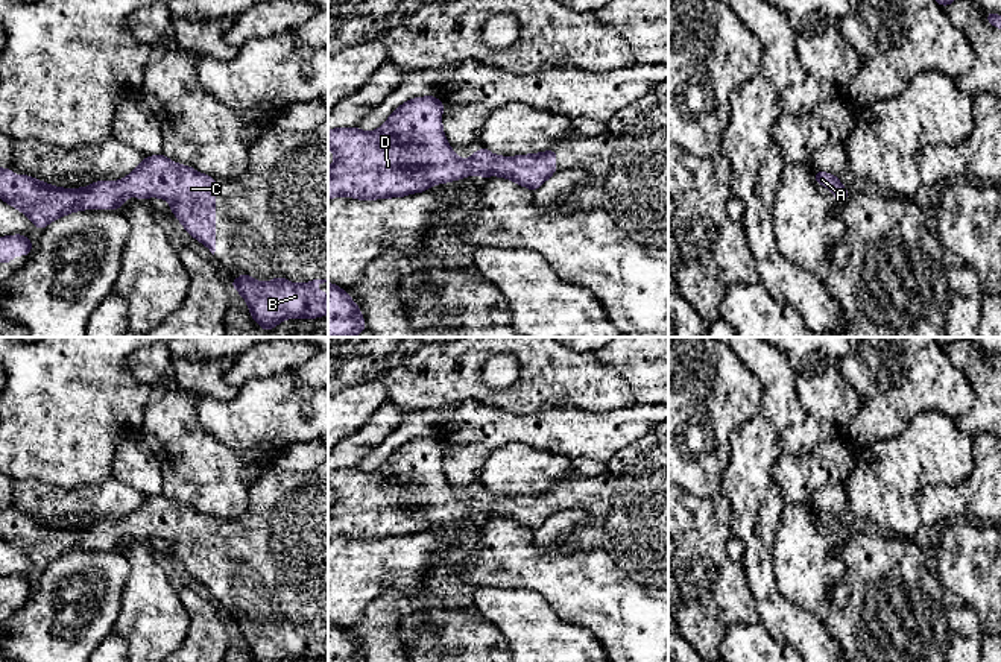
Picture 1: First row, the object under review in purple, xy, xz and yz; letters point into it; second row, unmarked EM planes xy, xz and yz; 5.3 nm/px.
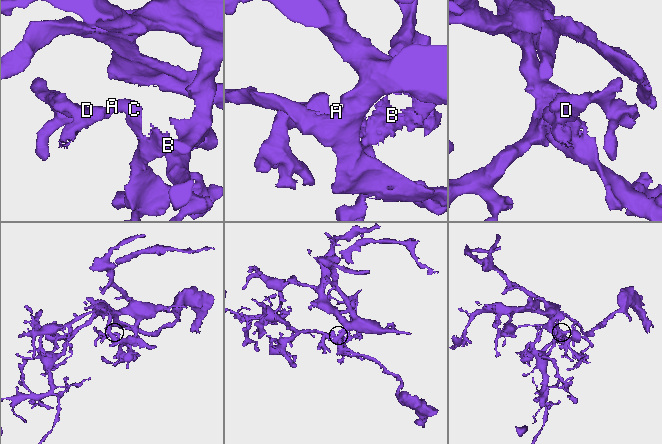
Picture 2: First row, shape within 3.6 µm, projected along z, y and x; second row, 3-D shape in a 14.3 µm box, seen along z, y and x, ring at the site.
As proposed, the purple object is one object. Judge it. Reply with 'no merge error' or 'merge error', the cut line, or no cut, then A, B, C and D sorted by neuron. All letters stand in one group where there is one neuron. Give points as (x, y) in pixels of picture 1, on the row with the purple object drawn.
no merge error; cut none; groups A B C D

